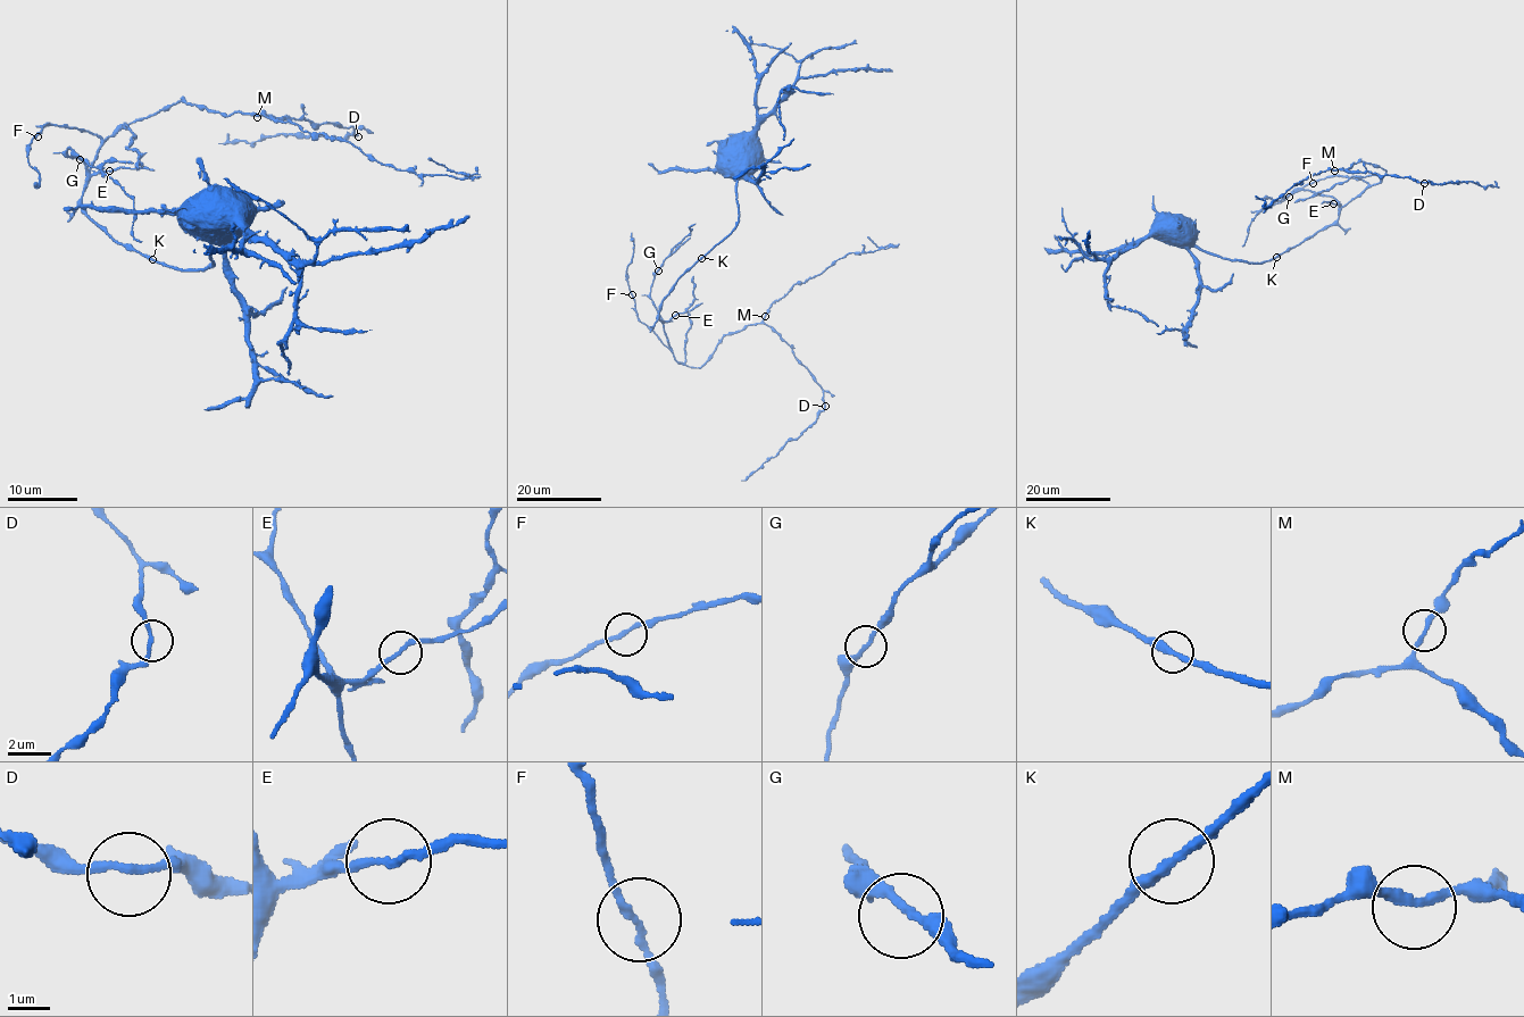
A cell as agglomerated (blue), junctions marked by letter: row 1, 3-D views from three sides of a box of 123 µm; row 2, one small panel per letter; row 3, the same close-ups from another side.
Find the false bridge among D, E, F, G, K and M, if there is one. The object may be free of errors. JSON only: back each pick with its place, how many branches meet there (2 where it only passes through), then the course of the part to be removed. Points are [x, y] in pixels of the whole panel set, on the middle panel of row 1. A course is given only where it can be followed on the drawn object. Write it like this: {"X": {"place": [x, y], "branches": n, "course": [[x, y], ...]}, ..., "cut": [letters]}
{"cut": []}

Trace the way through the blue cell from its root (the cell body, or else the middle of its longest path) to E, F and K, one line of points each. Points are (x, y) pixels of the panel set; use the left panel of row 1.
E: (233, 211), (211, 240), (214, 265), (163, 266), (118, 243), (83, 210), (85, 182), (109, 172)
F: (233, 211), (211, 240), (214, 265), (163, 266), (118, 243), (82, 206), (101, 140), (48, 124), (38, 136)
K: (233, 211), (233, 217), (211, 240), (210, 257), (214, 265), (199, 269), (175, 269), (152, 259)

